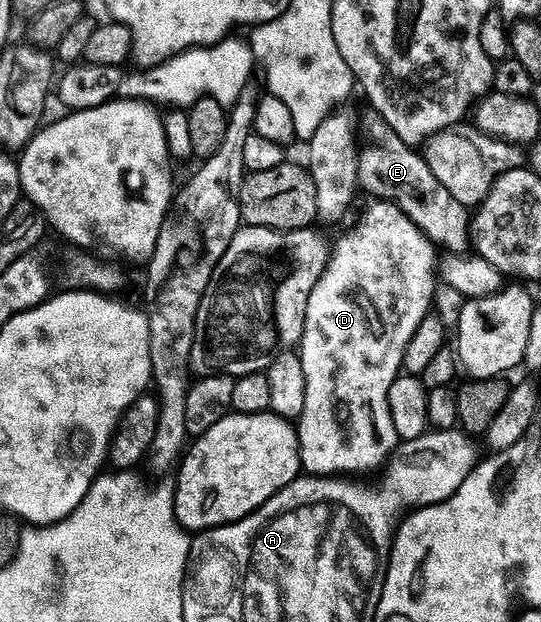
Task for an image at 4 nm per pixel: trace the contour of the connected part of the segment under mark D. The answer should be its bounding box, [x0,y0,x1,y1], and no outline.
[295,200,439,476]

